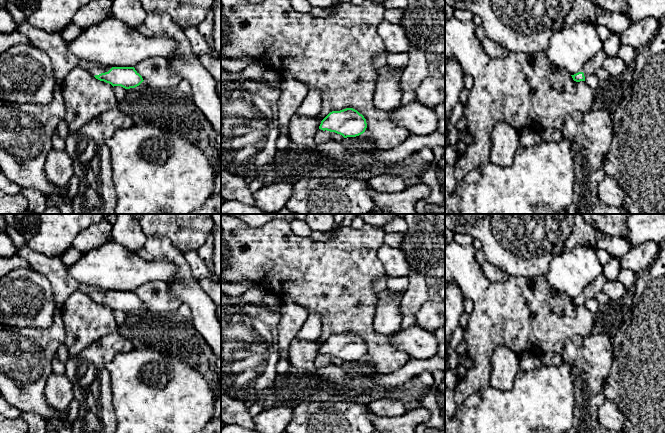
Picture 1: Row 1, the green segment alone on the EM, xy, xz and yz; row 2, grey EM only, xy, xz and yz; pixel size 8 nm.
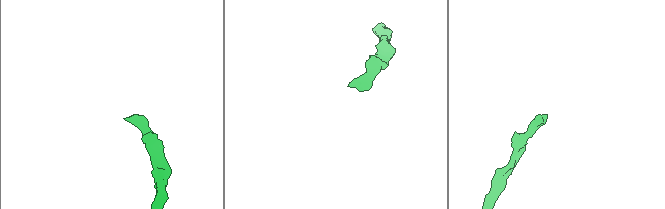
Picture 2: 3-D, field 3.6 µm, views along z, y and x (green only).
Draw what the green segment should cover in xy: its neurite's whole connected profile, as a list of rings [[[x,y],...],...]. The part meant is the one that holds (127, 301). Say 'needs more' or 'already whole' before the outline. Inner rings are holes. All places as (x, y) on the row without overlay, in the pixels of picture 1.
needs more; [[[80,285],[79,289],[96,303],[109,307],[113,311],[121,310],[130,313],[144,305],[134,291],[100,291],[86,285]]]

